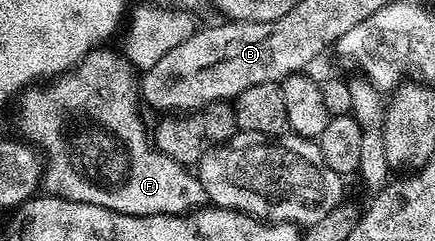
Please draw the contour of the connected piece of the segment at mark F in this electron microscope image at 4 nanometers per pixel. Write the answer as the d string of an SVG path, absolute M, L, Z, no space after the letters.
M97 48L89 51L87 55L77 62L70 70L63 74L57 74L51 80L43 84L32 84L21 90L18 94L20 107L16 110L16 122L20 125L19 137L25 143L31 144L37 151L42 152L42 190L45 195L53 198L65 198L82 204L98 204L102 208L110 208L119 214L133 214L134 216L150 216L151 214L190 214L199 210L208 202L206 188L202 188L199 177L189 167L184 166L178 160L170 160L170 156L160 153L154 145L150 126L144 123L140 115L142 102L138 97L138 74L131 62L124 57L123 53L108 48Z

